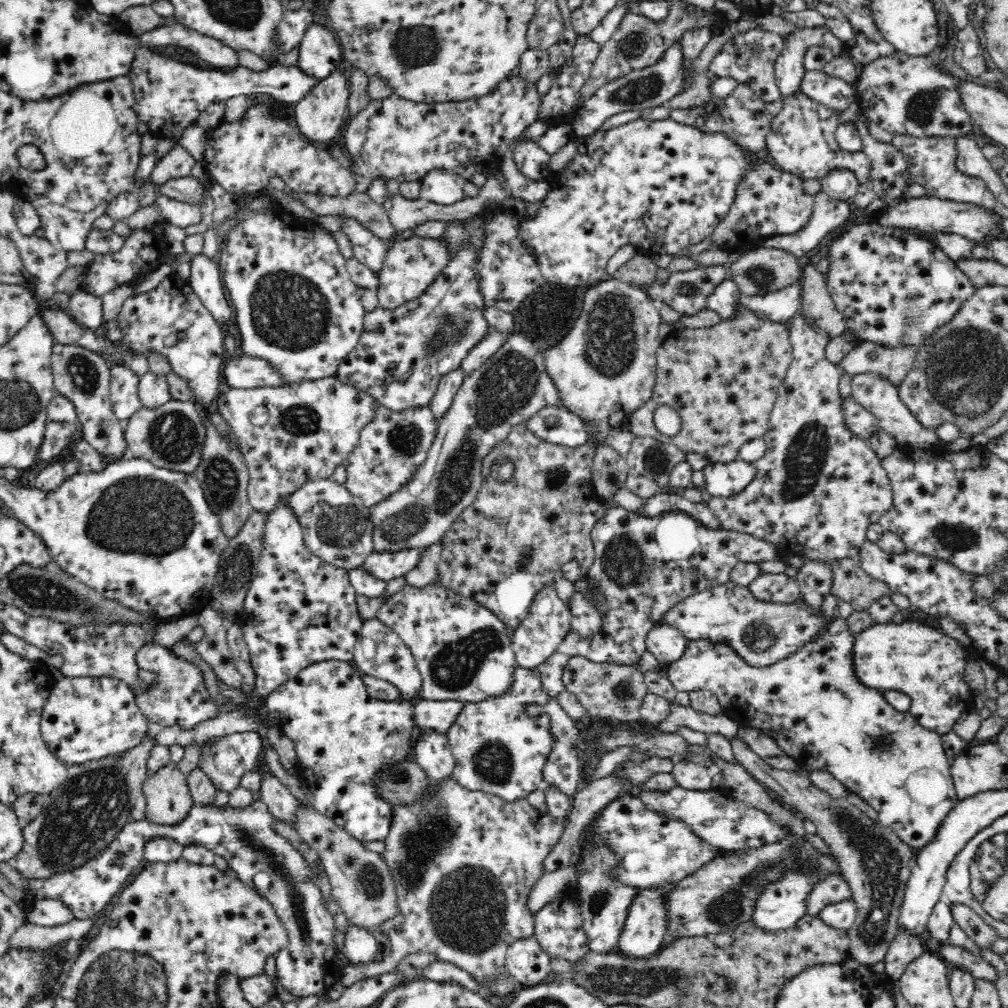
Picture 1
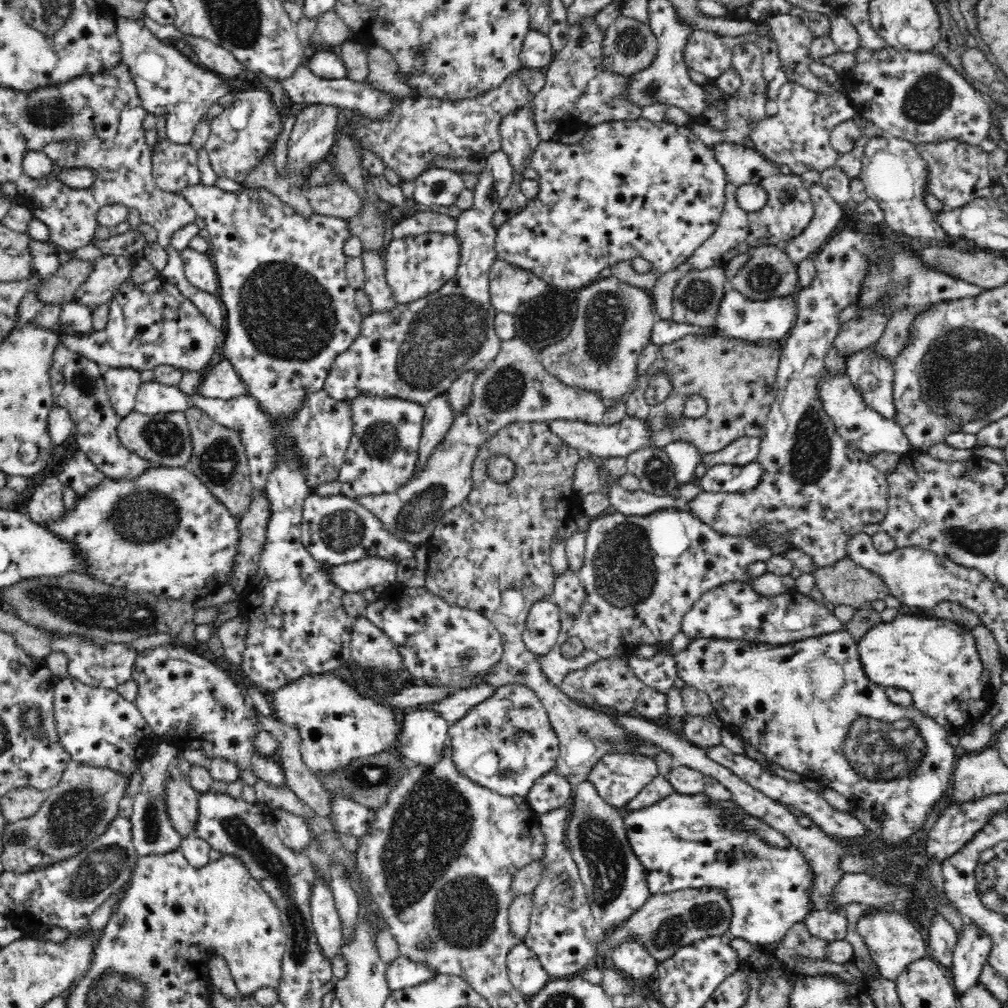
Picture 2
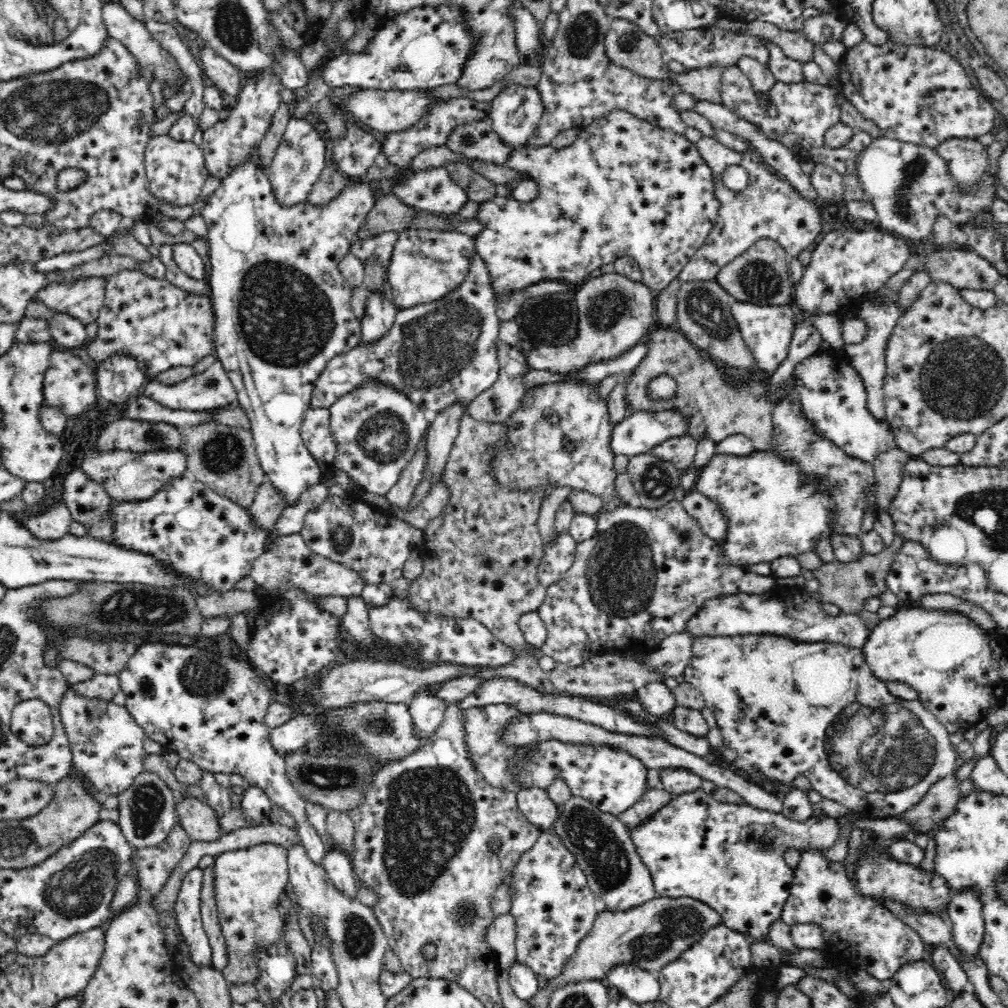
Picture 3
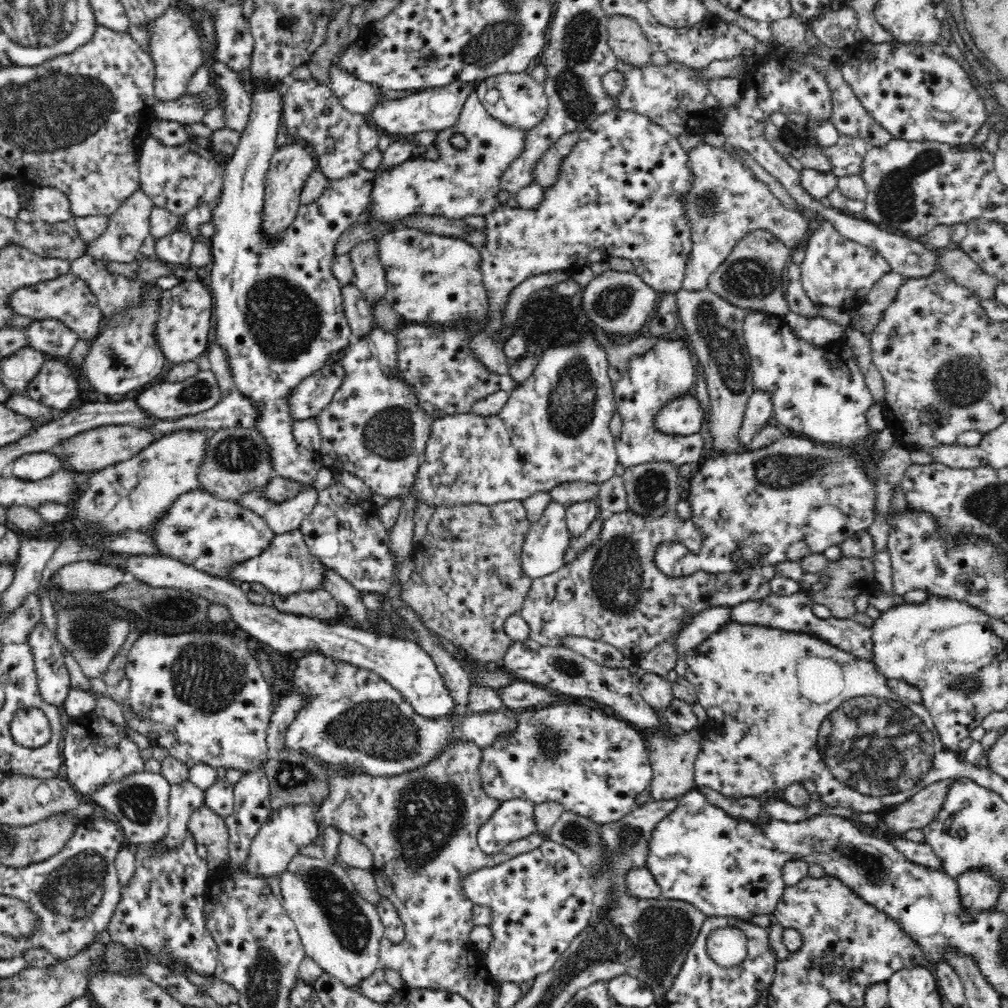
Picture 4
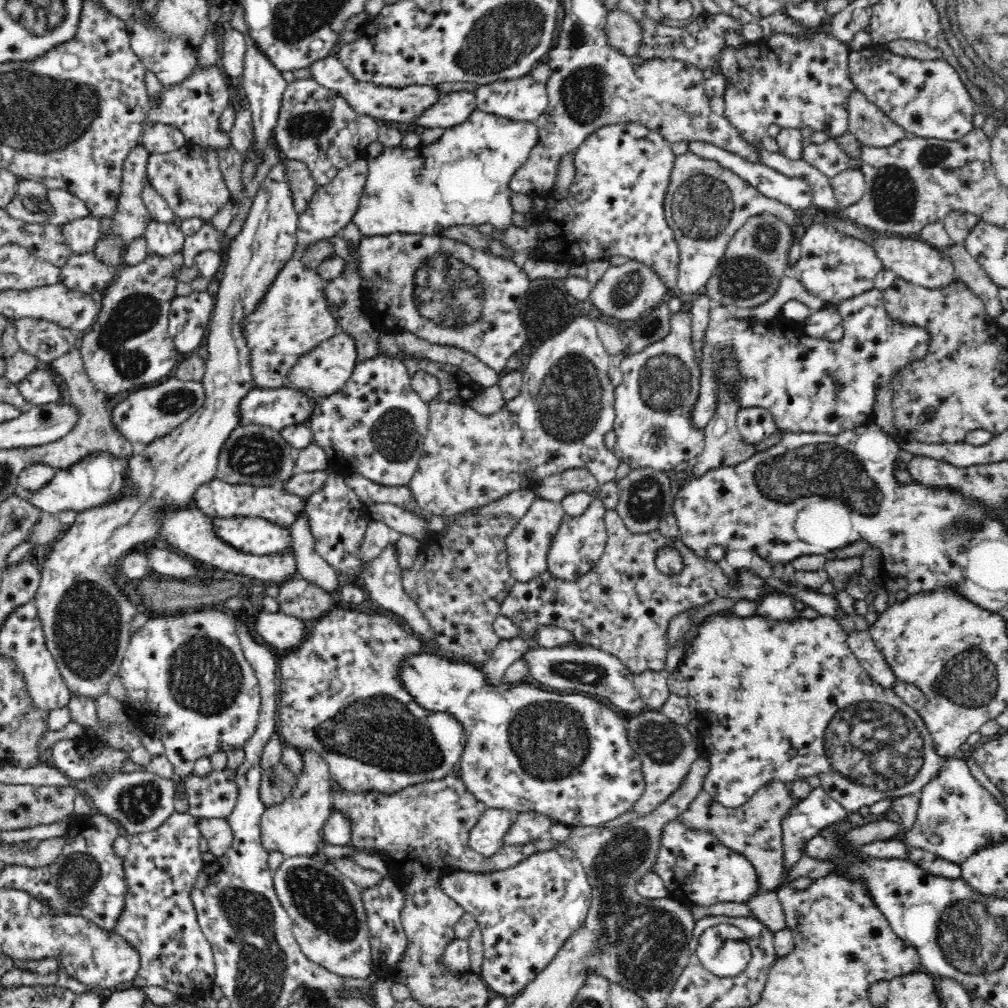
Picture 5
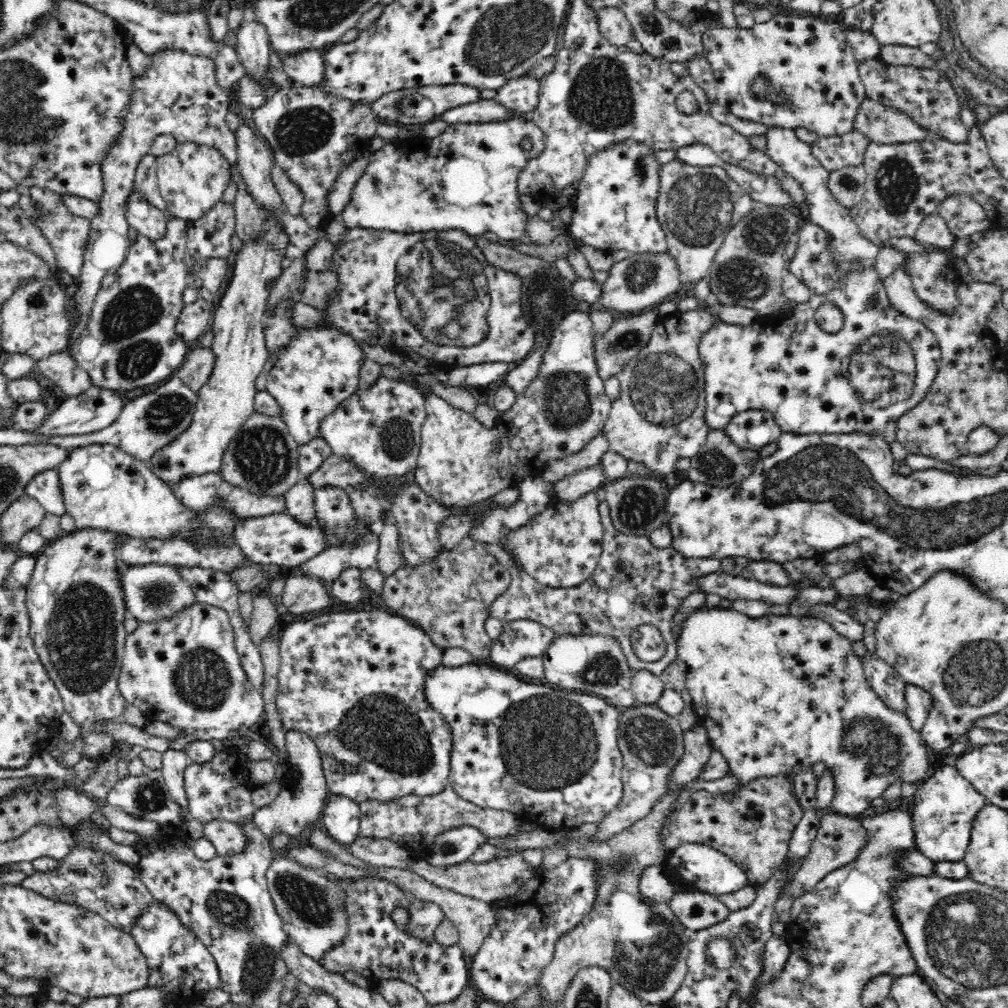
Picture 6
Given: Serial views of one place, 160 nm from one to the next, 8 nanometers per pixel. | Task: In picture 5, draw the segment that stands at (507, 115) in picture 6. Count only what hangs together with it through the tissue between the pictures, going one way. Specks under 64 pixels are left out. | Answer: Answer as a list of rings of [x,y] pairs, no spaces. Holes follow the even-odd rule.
[[[459,91],[444,93],[428,110],[425,110],[413,123],[422,128],[448,128],[466,122],[476,110],[476,95]]]

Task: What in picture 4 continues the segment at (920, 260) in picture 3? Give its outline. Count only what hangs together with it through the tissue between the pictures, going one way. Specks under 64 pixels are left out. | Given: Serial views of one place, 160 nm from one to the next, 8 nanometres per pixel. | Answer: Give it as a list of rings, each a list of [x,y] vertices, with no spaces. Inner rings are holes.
[[[961,248],[940,251],[940,267],[950,278],[968,288],[980,300],[995,300],[995,290],[1001,282],[987,274]]]

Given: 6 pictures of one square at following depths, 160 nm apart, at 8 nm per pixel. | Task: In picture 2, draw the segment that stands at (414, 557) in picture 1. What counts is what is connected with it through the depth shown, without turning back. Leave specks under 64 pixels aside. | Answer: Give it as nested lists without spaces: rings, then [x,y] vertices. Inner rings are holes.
[[[366,557],[365,559],[346,563],[328,564],[321,562],[322,572],[328,573],[330,583],[340,587],[344,592],[363,593],[369,588],[382,585],[396,585],[396,563],[386,561],[382,557]]]

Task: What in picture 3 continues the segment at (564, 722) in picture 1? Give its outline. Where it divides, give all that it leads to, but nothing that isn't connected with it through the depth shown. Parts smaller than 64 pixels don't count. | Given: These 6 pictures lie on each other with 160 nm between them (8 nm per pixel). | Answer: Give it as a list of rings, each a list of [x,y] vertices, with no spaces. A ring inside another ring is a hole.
[[[520,789],[516,794],[518,813],[542,832],[551,832],[560,808],[544,789]]]

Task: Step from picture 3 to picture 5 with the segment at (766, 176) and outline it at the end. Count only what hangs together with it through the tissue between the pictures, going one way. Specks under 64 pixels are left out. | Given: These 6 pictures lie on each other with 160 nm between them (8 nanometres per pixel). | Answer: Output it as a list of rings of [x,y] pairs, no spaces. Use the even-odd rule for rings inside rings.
[[[690,151],[675,158],[670,172],[664,210],[667,224],[679,246],[679,274],[676,277],[682,295],[705,291],[707,282],[724,257],[732,236],[756,214],[772,214],[786,225],[796,222],[797,215],[789,206],[766,198],[720,163],[700,158]]]

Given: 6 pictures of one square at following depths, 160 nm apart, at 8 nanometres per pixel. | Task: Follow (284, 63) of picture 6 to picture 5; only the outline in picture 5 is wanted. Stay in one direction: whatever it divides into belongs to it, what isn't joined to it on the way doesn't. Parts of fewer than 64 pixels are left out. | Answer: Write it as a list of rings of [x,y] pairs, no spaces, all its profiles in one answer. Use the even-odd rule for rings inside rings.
[[[333,53],[314,60],[308,69],[310,69],[310,79],[343,96],[356,112],[369,114],[382,120],[412,124],[425,110],[435,105],[435,102],[444,94],[437,85],[412,85],[399,89],[356,81]]]

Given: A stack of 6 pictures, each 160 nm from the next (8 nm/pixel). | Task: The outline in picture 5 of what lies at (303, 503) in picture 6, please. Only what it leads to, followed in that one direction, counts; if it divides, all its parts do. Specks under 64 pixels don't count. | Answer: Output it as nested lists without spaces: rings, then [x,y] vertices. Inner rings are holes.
[[[306,510],[296,516],[296,520],[291,524],[290,529],[297,562],[296,574],[317,584],[326,592],[334,592],[336,596],[338,588],[340,588],[338,571],[317,553],[315,538],[310,530]]]

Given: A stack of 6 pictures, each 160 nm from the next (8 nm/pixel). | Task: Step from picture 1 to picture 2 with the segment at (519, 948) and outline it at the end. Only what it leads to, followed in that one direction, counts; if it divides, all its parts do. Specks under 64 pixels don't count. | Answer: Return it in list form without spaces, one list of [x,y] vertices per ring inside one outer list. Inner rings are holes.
[[[523,942],[510,949],[506,966],[510,983],[526,998],[538,994],[552,980],[552,977],[542,968],[538,957],[530,952]]]

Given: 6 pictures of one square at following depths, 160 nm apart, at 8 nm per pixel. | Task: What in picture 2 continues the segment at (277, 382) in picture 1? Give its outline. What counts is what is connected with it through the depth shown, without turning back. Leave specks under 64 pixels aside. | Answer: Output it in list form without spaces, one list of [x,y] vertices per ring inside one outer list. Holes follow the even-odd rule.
[[[228,360],[219,361],[214,368],[203,373],[194,394],[224,400],[246,395],[246,385],[236,374]]]

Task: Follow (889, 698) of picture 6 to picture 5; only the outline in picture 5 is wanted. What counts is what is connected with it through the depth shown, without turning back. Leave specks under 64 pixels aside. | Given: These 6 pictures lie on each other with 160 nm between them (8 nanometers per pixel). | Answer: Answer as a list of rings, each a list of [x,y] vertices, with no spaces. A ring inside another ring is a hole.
[[[869,629],[854,631],[848,635],[848,644],[856,655],[863,669],[868,672],[872,681],[882,685],[884,689],[892,689],[898,682],[896,675],[885,661],[884,655],[875,645]]]

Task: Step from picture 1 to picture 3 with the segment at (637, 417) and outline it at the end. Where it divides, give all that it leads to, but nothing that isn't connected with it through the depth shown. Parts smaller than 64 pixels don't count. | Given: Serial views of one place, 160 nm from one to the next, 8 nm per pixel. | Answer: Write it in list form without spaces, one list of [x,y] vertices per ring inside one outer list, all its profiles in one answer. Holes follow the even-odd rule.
[[[652,329],[645,338],[644,345],[648,347],[644,359],[632,371],[632,374],[624,374],[623,380],[626,381],[626,397],[629,406],[633,410],[648,410],[658,412],[660,410],[679,410],[682,414],[687,416],[689,420],[689,429],[687,435],[695,438],[697,441],[702,440],[702,436],[706,434],[719,443],[727,436],[733,434],[745,434],[751,441],[756,451],[768,451],[776,444],[773,437],[773,422],[772,422],[772,402],[770,402],[770,394],[768,394],[768,387],[766,387],[766,380],[760,379],[757,372],[757,378],[748,380],[748,382],[740,382],[740,386],[730,386],[728,378],[724,378],[724,374],[720,372],[719,366],[709,360],[700,350],[696,349],[694,345],[682,333],[676,331],[671,332],[665,329]],[[658,376],[670,376],[676,382],[676,392],[672,398],[652,398],[647,393],[648,385],[651,380],[658,378]]]

